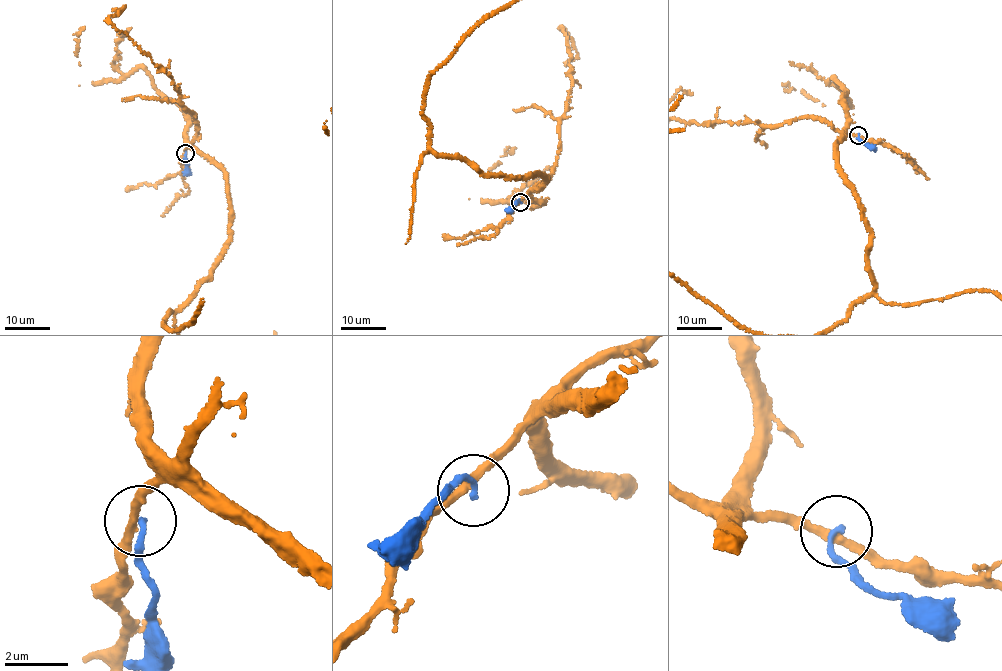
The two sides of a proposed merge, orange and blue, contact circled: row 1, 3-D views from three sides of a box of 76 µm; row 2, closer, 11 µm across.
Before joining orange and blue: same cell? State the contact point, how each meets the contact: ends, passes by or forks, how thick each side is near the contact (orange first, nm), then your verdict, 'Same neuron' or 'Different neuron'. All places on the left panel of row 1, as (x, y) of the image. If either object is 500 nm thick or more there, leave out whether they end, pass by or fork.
Place: (185, 153). At the ring orange passes by. At the ring blue ends. Thickness 260 nm (orange) against 180 nm. Different neuron

